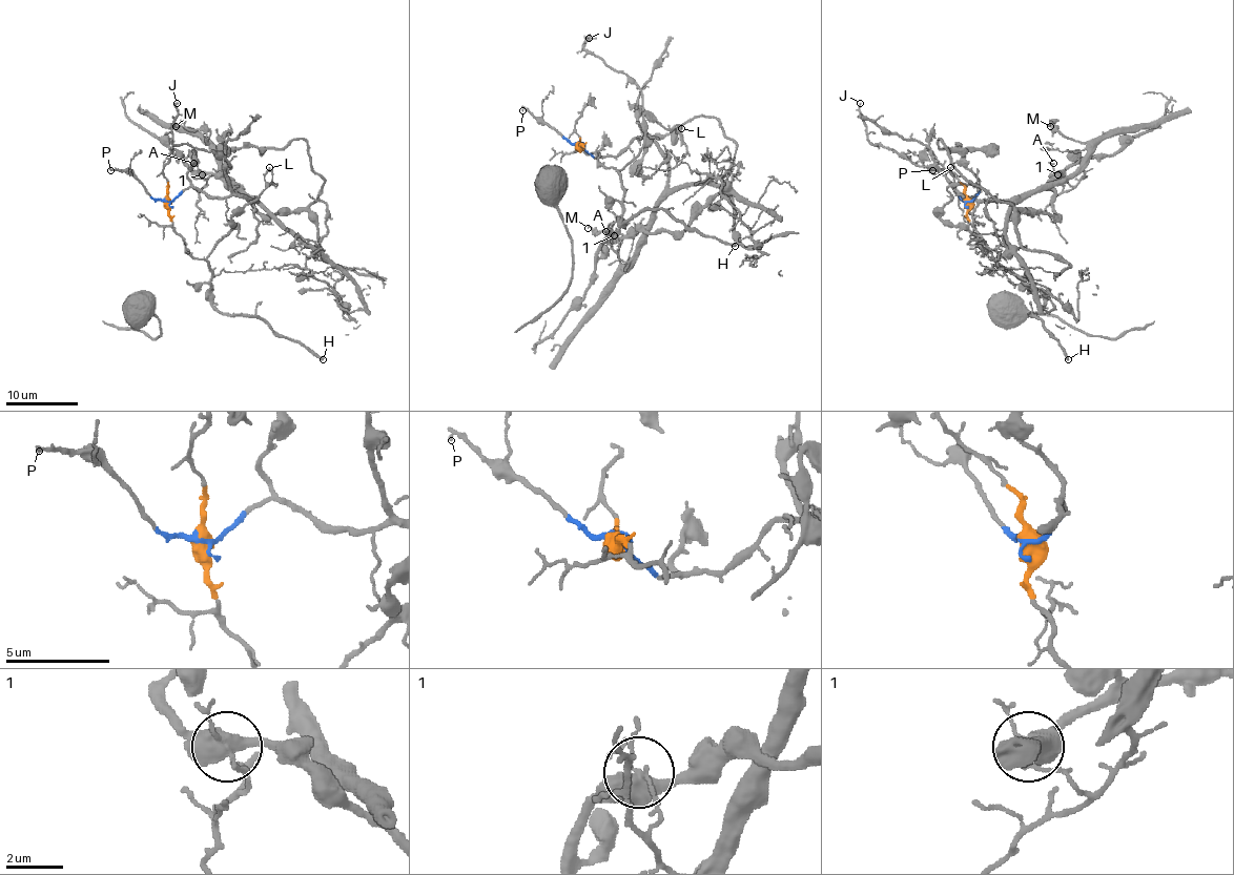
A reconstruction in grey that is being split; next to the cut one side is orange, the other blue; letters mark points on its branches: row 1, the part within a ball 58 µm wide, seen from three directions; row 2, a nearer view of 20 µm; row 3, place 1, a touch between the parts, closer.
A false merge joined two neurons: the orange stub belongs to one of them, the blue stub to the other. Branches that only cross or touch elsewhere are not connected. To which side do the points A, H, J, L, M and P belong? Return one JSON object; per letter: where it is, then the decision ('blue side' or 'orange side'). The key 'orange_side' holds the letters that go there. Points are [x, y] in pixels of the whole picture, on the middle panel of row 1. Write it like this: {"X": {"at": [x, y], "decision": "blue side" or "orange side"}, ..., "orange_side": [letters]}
{"A": {"at": [605, 231], "decision": "blue side"}, "H": {"at": [735, 246], "decision": "orange side"}, "J": {"at": [589, 38], "decision": "blue side"}, "L": {"at": [681, 128], "decision": "orange side"}, "M": {"at": [588, 228], "decision": "blue side"}, "P": {"at": [522, 110], "decision": "blue side"}, "orange_side": ["H", "L"]}

